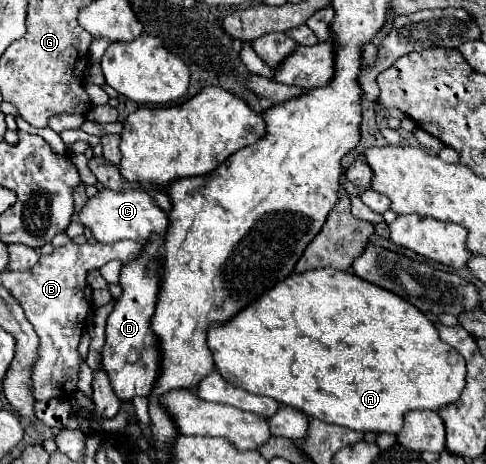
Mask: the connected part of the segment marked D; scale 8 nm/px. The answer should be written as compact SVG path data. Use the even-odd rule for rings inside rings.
M154 237L144 247L140 259L122 267L120 287L122 297L116 301L114 311L106 319L106 343L102 353L102 369L106 371L110 385L120 401L130 401L132 397L148 397L154 385L154 377L158 375L158 341L150 331L150 317L154 313L156 297L158 297L158 275L146 275L146 263L154 255L162 259L160 245L164 239ZM144 351L144 355L140 353Z

